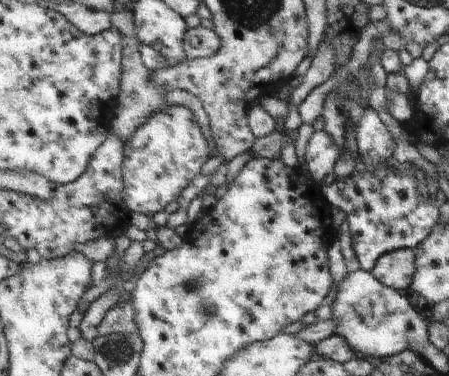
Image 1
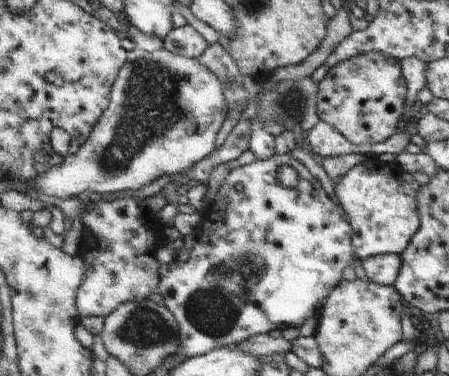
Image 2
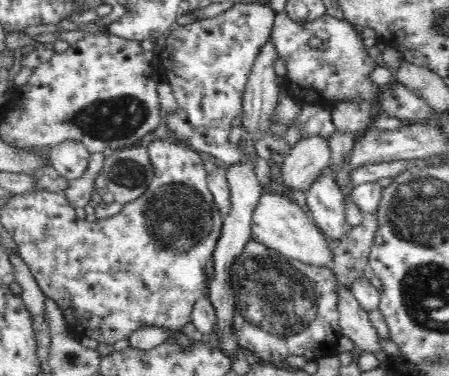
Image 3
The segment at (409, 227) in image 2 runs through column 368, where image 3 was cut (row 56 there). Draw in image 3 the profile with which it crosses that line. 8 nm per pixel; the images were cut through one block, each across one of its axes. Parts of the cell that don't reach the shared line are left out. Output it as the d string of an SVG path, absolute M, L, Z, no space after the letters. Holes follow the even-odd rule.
M236 4L216 18L198 20L190 26L174 26L170 30L160 56L176 94L176 110L162 118L158 136L188 146L192 152L214 156L224 164L240 160L240 150L228 142L228 134L232 120L242 110L246 80L270 40L276 16L278 12L270 4Z

